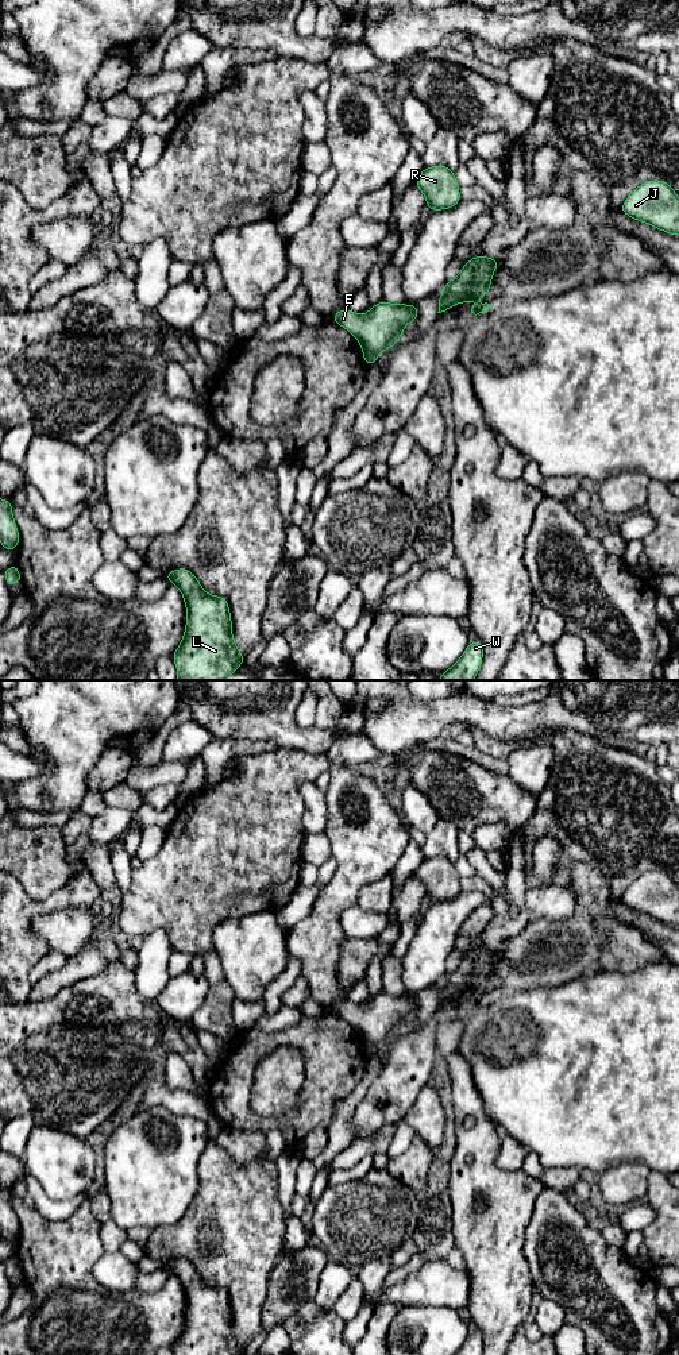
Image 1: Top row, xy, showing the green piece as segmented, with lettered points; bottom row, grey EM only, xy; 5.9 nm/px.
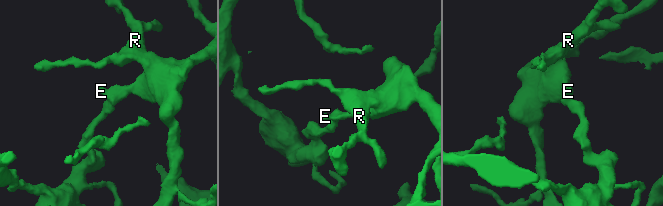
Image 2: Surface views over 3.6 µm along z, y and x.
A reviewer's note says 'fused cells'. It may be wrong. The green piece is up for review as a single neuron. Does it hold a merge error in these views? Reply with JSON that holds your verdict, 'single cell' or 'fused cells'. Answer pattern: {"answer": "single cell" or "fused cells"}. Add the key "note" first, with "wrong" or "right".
{"note": "right", "answer": "fused cells"}

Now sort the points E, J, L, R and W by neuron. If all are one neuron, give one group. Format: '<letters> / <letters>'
E J R W / L

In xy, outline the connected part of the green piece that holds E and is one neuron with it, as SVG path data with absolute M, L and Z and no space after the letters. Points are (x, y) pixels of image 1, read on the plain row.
M379 992L362 1007L347 999L337 1001L332 1012L350 1022L362 1039L378 1046L401 1031L405 1016L418 1011L417 995L389 995Z

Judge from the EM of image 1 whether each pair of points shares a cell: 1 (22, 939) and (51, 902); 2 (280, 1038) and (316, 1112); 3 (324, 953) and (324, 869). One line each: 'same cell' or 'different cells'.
1: same cell
2: same cell
3: different cells

